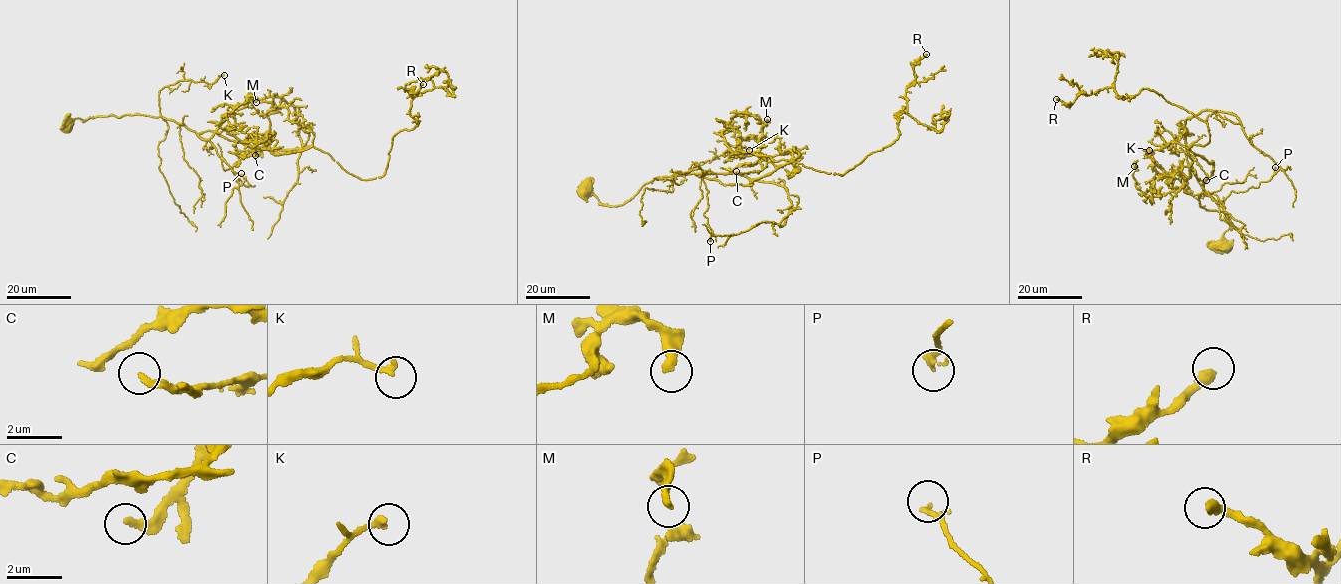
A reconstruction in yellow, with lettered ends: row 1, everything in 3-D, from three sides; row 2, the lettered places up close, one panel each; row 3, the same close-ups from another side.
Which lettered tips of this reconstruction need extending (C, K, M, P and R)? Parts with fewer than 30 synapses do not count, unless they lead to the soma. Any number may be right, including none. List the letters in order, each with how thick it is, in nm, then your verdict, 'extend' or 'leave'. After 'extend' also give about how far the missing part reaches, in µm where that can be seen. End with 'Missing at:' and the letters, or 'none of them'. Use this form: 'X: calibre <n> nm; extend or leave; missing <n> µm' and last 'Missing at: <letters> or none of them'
C: calibre 200 nm; leave
K: calibre 200 nm; leave
M: calibre 280 nm; leave
P: calibre 120 nm; leave
R: calibre 320 nm; leave
Missing at: none of them

